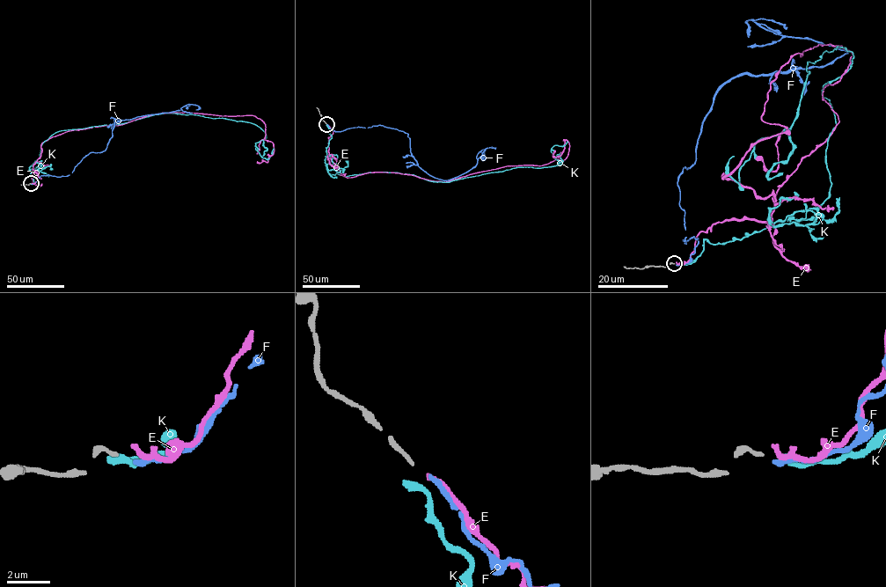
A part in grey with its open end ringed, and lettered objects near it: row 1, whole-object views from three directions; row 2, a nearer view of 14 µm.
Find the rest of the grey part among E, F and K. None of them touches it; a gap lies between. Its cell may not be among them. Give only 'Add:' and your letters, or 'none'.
Add: F

